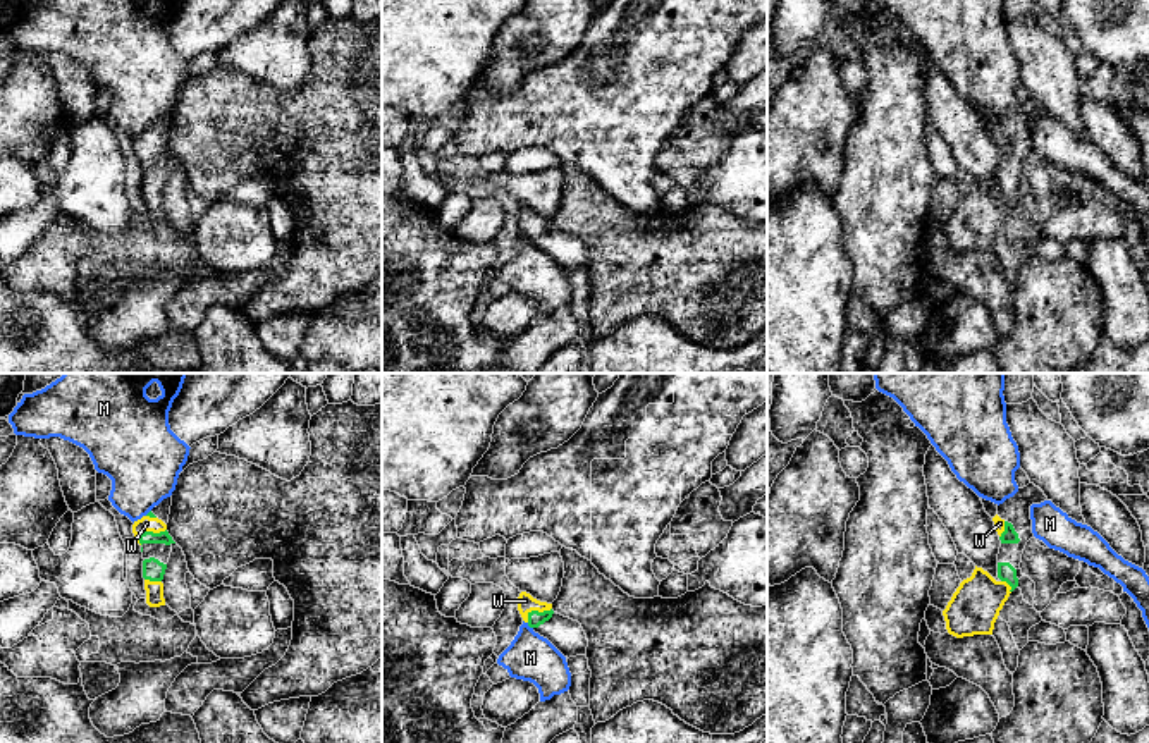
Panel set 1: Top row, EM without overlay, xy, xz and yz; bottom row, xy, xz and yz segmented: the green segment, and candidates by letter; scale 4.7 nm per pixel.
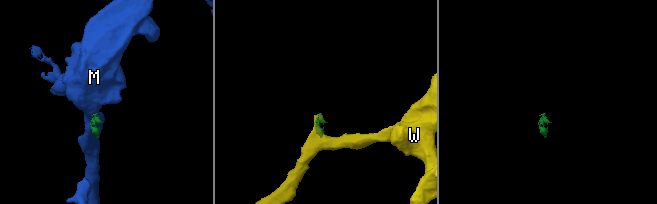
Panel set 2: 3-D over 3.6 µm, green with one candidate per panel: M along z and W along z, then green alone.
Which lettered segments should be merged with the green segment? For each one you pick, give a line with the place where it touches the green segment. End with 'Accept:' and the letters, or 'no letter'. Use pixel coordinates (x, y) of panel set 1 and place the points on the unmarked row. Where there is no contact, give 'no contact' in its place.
W: contact xy (148, 147)
Accept: W

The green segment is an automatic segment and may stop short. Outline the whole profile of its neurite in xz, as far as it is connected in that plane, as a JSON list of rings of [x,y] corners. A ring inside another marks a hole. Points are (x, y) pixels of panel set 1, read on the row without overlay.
[[[521,206],[518,225],[523,236],[540,251],[547,253],[564,272],[585,270],[588,255],[578,236],[552,225],[552,218],[540,217]]]

